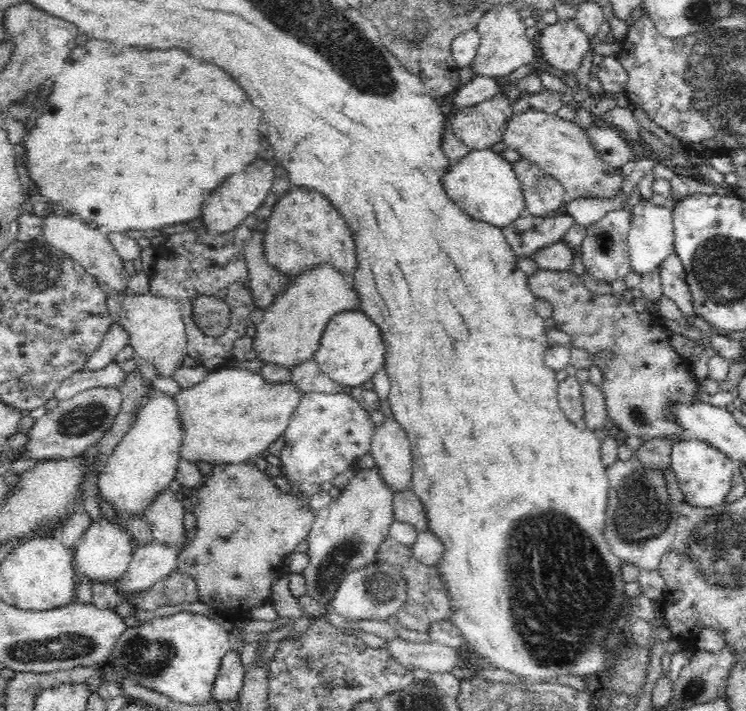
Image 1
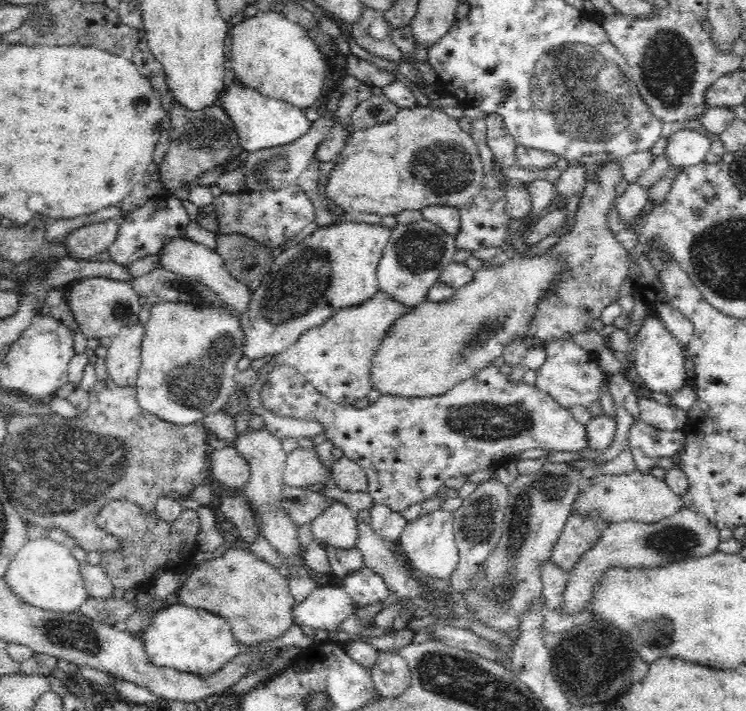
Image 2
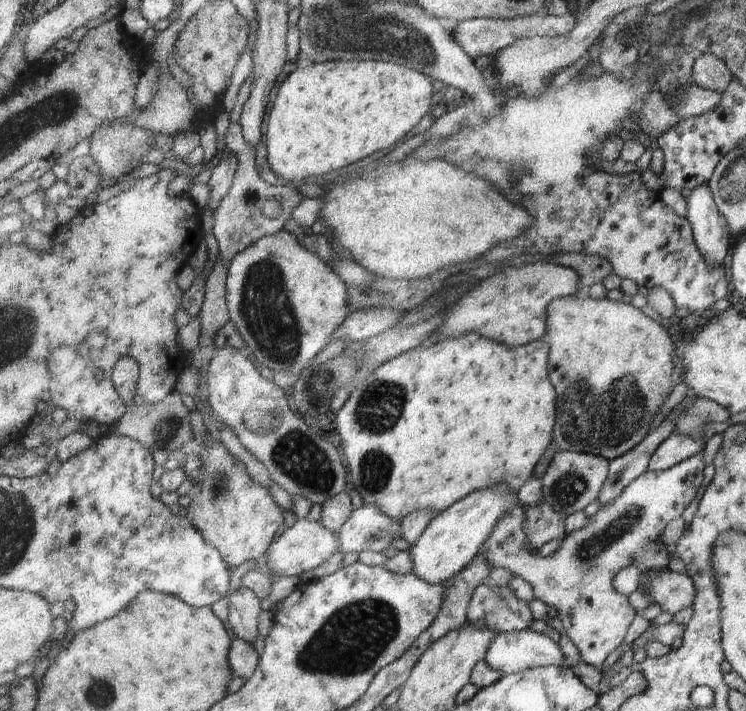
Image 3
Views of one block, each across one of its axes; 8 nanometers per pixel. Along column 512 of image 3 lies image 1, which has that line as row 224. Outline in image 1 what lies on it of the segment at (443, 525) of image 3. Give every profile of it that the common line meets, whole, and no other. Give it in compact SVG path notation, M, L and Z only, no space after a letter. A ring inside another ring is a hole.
M490 149L472 150L460 162L452 161L450 172L442 183L446 192L466 214L486 224L503 229L528 213L526 195L518 171L508 159Z

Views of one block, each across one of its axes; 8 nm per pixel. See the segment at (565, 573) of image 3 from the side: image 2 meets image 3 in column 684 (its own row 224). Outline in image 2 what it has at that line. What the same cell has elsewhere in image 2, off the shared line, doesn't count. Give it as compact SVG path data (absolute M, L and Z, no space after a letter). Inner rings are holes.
M490 190L479 192L467 205L459 207L460 230L454 234L457 250L473 251L490 246L504 247L506 232L510 218L504 214L504 192L502 190Z

